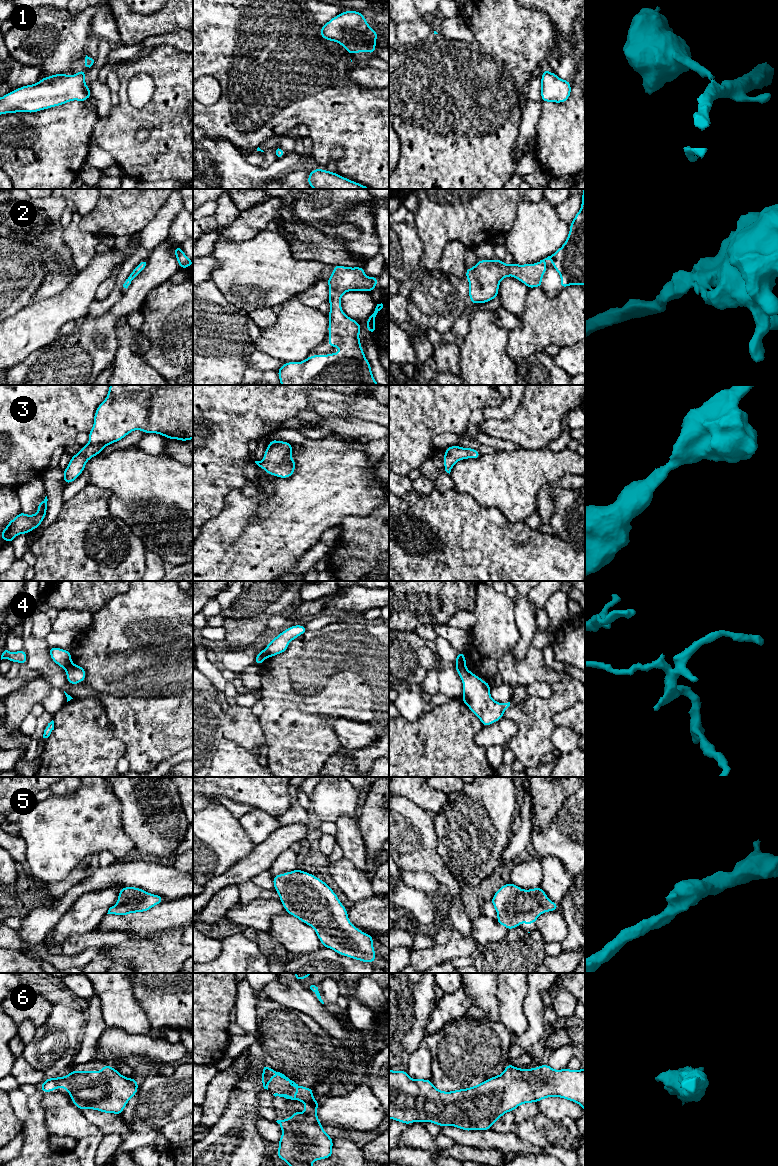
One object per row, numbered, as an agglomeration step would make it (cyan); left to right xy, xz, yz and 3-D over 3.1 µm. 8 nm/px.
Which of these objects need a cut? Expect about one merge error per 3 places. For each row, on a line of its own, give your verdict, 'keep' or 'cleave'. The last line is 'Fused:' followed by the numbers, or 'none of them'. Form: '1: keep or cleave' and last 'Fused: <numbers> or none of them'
1: cleave
2: keep
3: keep
4: cleave
5: keep
6: keep
Fused: 1, 4

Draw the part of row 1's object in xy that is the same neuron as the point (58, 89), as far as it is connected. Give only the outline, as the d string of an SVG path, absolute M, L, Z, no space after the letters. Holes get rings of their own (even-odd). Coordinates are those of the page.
M86 71L74 75L54 74L13 90L0 98L0 115L34 113L73 100L84 102L92 96L85 83L85 75Z

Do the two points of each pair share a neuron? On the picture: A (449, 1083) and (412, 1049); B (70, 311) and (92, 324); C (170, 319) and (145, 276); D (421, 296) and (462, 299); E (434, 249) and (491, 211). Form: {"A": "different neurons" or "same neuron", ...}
{"A": "different neurons", "B": "different neurons", "C": "different neurons", "D": "same neuron", "E": "same neuron"}

